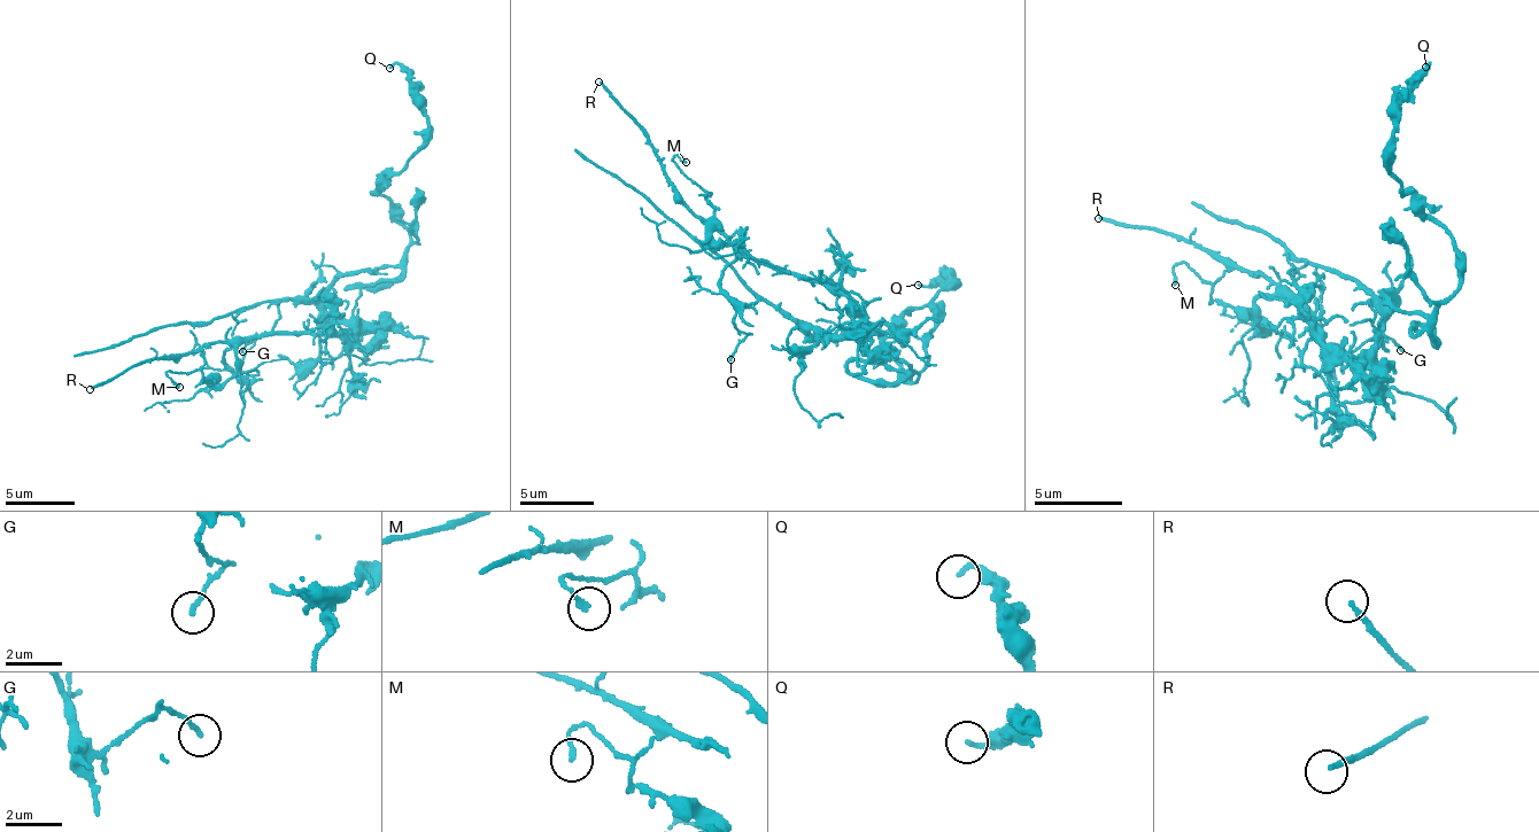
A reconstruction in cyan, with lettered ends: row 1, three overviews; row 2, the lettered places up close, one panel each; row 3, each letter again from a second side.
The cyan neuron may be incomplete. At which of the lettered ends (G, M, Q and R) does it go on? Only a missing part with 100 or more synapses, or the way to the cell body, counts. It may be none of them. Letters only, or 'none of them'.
none of them

